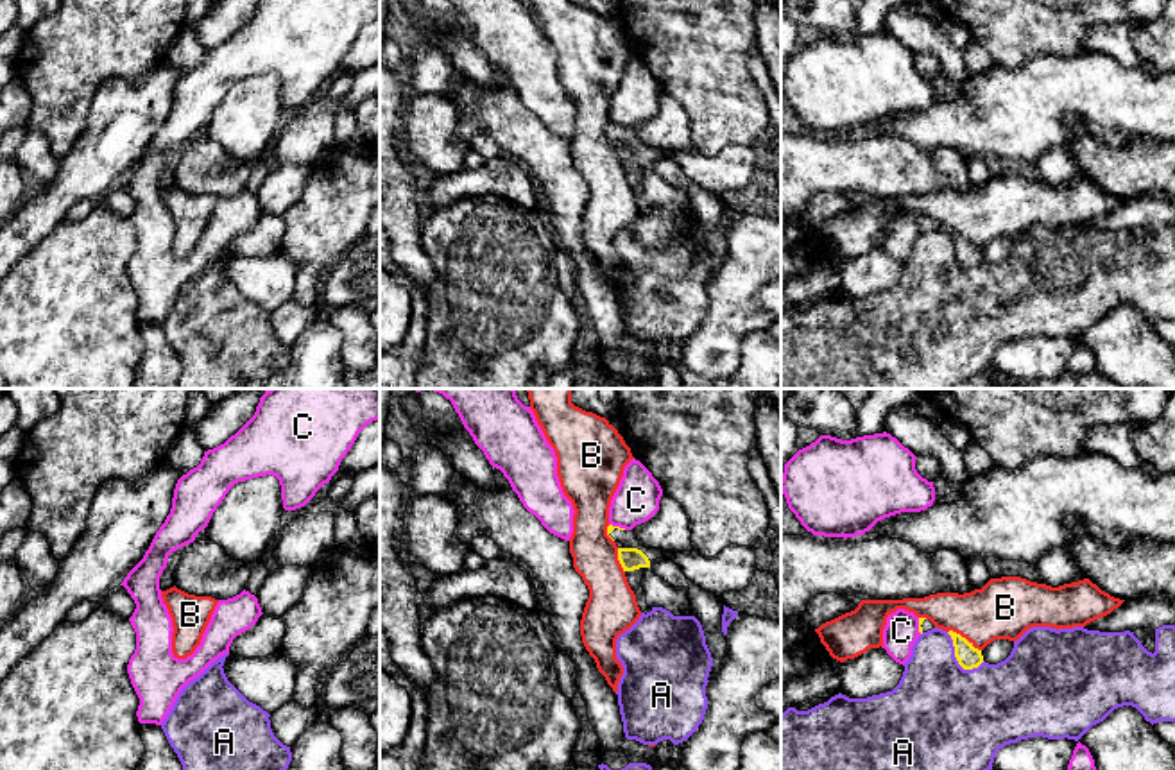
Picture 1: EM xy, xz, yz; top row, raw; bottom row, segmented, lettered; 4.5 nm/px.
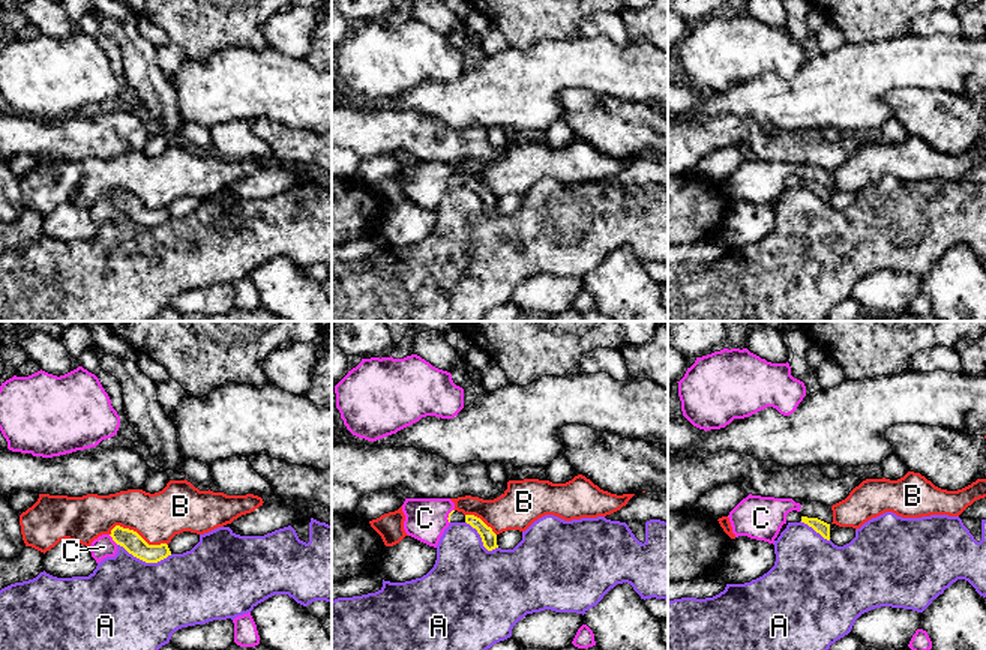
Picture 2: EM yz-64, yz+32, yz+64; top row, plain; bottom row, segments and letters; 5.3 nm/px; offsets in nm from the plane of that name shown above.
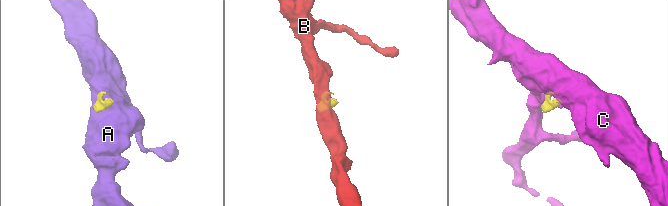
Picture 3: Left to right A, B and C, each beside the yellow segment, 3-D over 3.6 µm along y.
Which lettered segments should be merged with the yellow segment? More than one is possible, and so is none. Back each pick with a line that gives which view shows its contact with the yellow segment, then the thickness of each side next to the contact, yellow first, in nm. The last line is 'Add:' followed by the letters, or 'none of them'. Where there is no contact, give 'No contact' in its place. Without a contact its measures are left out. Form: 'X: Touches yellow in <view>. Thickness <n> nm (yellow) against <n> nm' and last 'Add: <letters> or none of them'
Add: none of them

